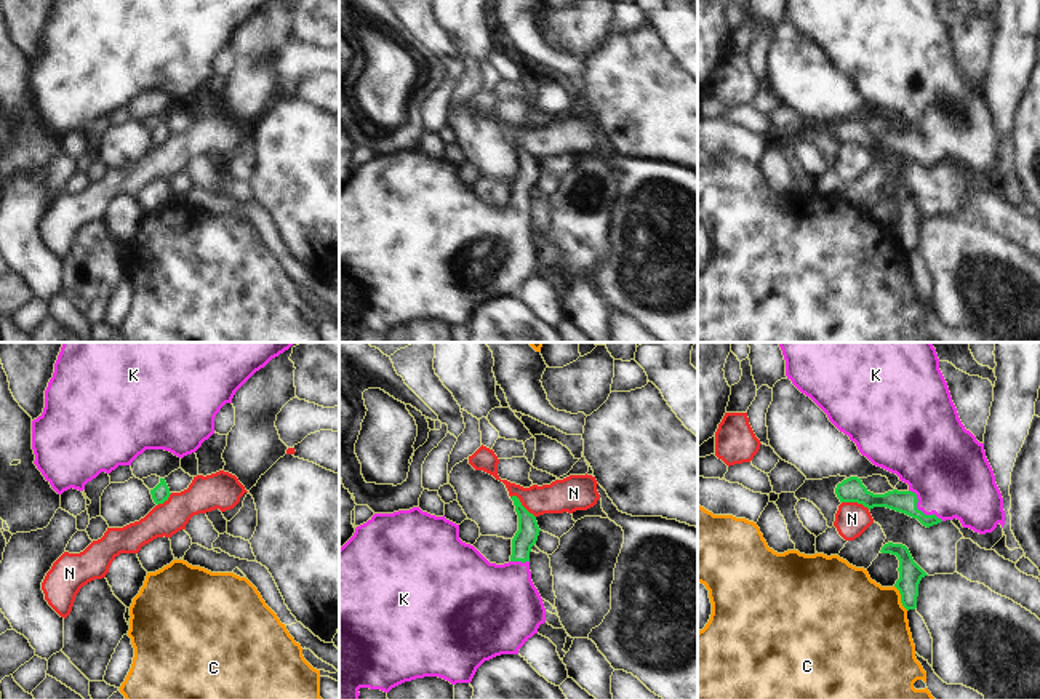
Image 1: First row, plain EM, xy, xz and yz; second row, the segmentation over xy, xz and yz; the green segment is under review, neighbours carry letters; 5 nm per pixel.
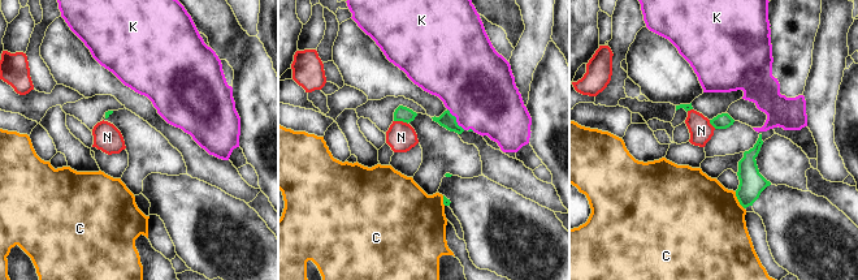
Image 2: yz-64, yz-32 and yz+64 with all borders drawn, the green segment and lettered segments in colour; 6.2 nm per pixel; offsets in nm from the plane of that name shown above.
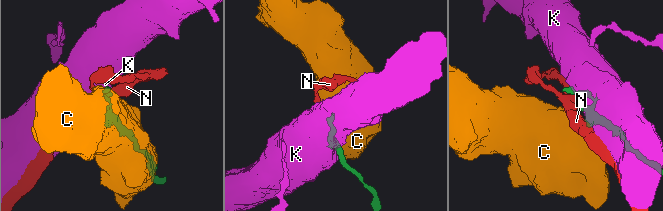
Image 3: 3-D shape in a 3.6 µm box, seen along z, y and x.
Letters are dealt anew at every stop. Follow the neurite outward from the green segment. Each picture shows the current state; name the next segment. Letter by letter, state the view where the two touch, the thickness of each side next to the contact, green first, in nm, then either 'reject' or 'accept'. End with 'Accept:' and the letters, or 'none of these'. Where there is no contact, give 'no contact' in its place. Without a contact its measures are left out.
C: contact in yz; calibres 120 and 460 nm; reject
K: contact in yz; calibres 110 and 400 nm; accept
N: contact in xz; calibres 110 and 170 nm; reject
Accept: K

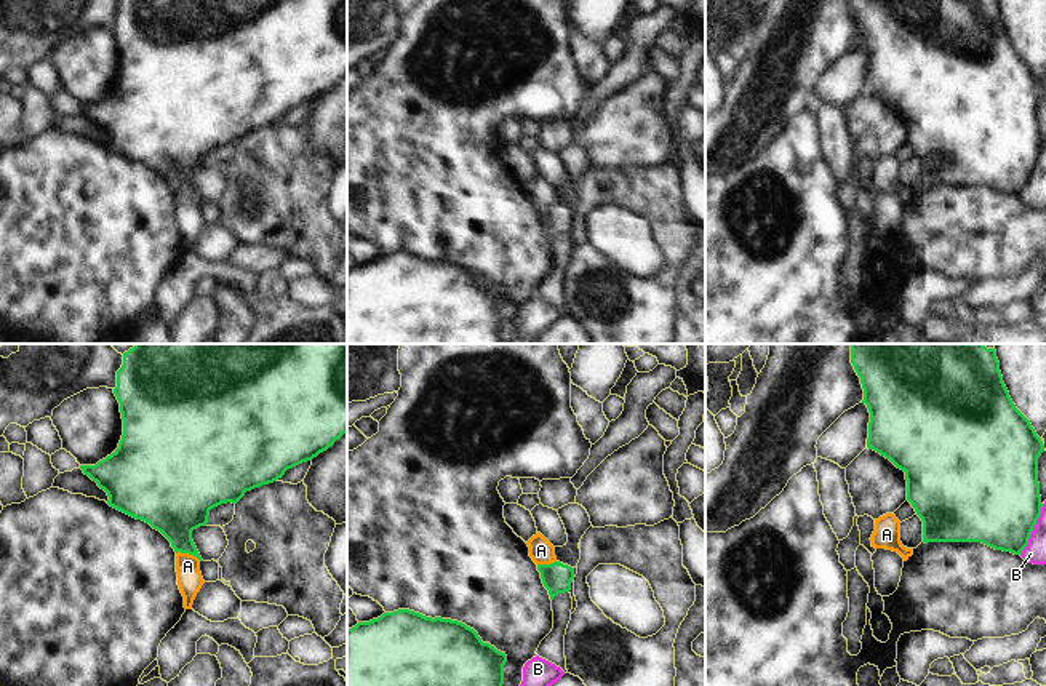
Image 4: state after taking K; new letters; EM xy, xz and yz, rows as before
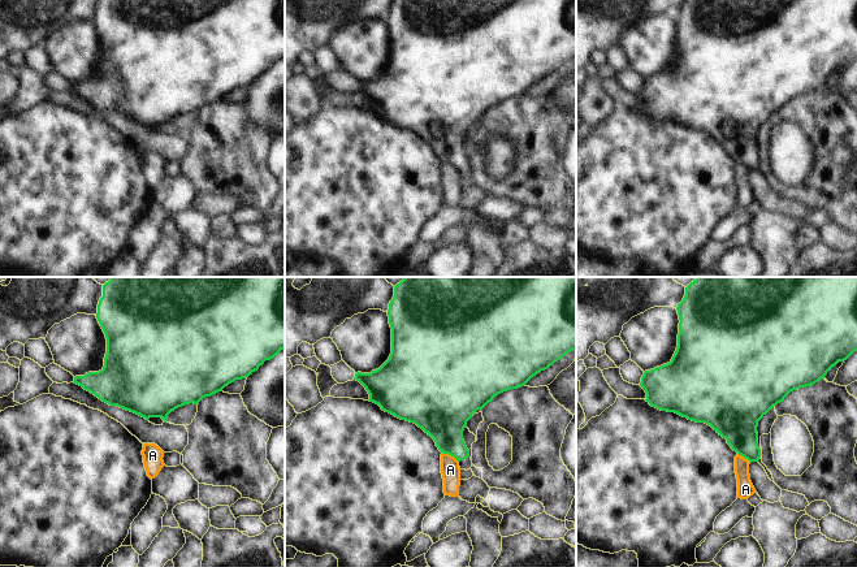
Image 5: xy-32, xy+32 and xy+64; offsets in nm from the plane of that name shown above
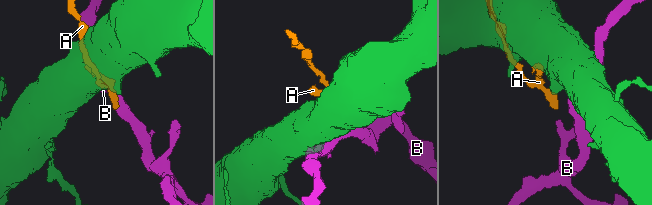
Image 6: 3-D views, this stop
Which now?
A: contact in xy; calibres 300 and 130 nm; reject
B: contact in yz; calibres 460 and 110 nm; reject
Accept: none of these

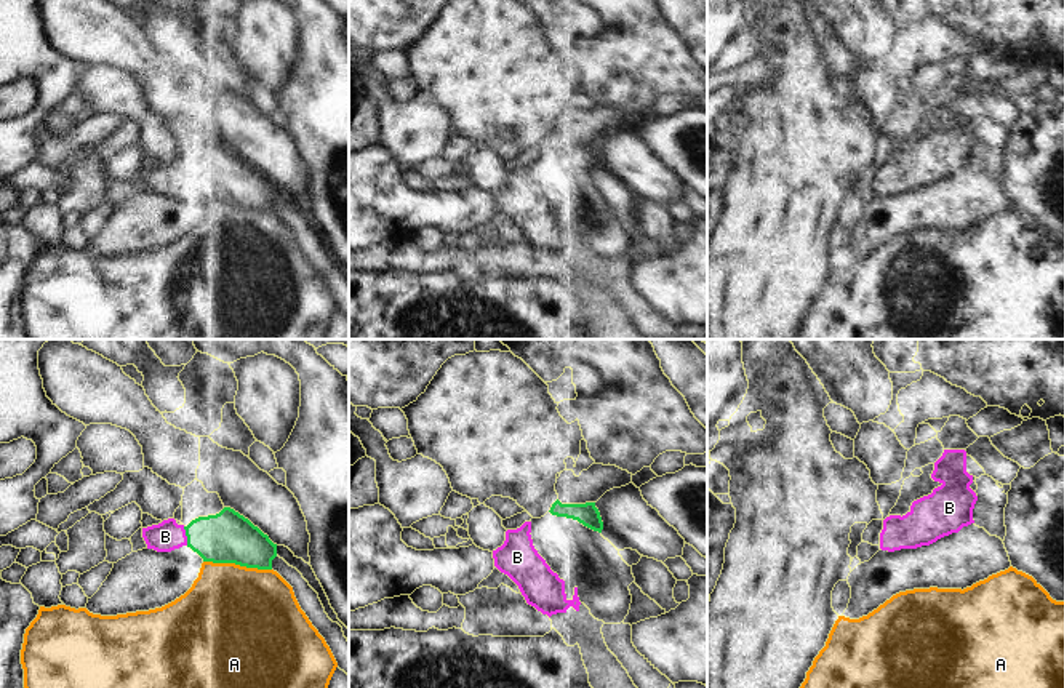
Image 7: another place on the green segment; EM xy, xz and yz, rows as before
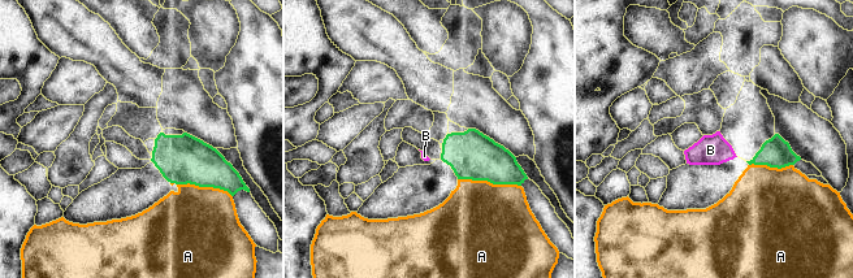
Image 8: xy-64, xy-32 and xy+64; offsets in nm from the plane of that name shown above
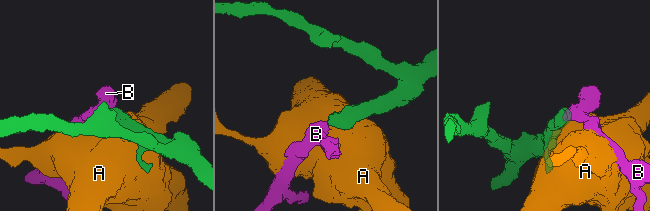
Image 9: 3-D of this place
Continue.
A: contact in xy; calibres 260 and 480 nm; reject
B: contact in xy; calibres 260 and 150 nm; accept
Accept: B

